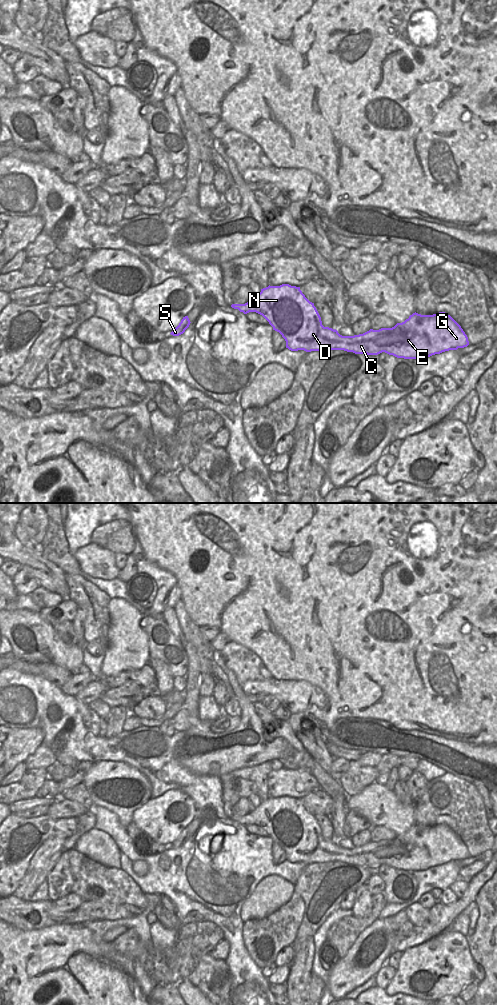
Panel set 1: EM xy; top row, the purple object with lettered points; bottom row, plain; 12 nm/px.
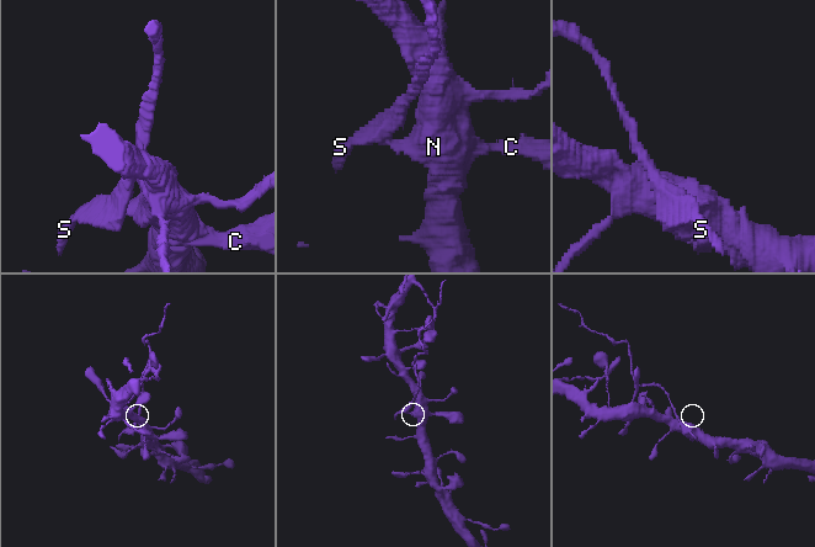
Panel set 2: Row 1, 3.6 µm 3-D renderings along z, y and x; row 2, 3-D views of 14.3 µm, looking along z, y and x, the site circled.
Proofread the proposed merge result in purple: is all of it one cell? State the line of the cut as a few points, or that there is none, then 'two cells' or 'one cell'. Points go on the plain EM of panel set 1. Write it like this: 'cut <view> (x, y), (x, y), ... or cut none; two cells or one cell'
cut xy (231, 817), (238, 820); two cells

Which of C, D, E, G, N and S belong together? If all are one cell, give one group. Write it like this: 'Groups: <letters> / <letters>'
Groups: C D E G N / S.

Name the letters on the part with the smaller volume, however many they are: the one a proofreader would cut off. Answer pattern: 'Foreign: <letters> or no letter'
Foreign: S

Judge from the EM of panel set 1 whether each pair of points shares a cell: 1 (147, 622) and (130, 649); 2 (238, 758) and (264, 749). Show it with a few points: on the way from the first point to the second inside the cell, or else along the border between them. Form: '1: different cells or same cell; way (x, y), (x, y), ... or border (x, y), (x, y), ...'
1: different cells; border (143, 615), (141, 628), (147, 636), (148, 652)
2: same cell; way (244, 752), (246, 750), (258, 750)

